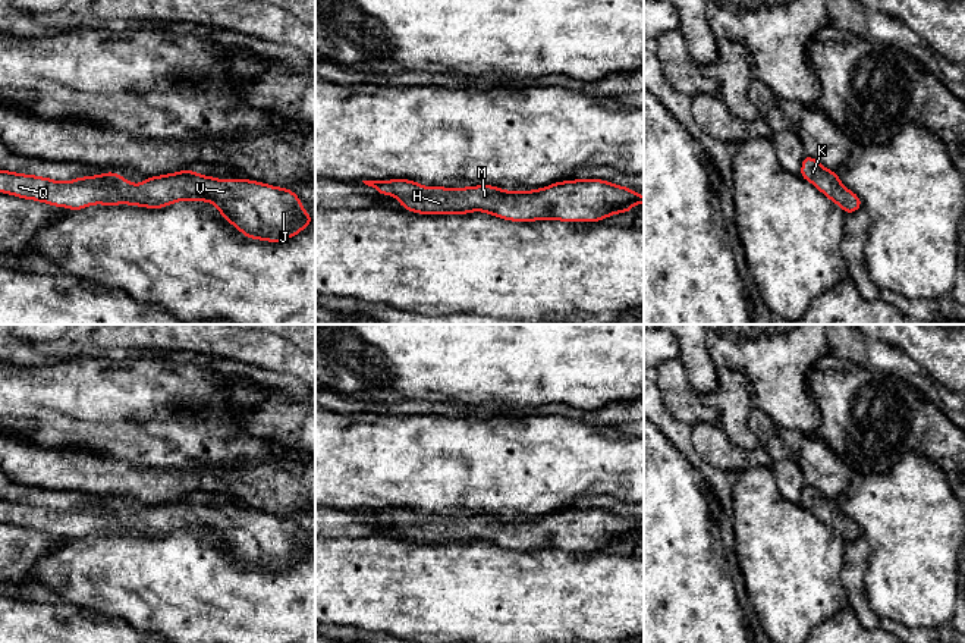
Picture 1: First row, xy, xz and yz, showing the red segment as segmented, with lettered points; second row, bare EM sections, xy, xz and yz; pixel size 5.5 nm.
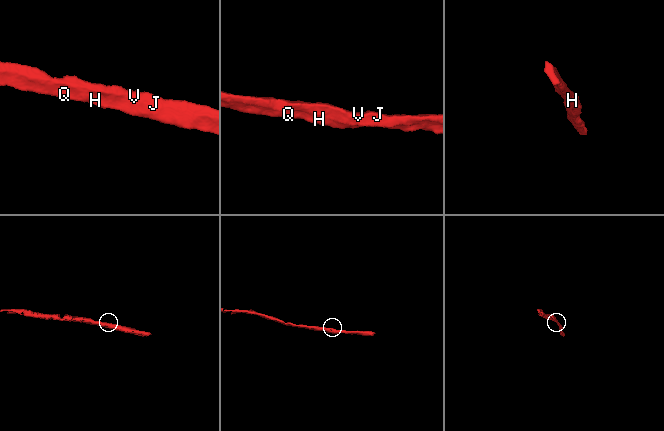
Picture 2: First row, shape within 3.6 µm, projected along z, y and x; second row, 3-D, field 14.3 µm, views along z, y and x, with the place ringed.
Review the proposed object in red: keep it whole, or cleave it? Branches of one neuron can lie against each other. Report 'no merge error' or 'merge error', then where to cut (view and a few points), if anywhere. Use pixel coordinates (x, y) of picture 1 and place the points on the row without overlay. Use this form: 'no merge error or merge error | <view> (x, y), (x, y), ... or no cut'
no merge error | no cut

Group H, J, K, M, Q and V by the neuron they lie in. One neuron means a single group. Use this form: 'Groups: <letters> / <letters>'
Groups: H J K M Q V

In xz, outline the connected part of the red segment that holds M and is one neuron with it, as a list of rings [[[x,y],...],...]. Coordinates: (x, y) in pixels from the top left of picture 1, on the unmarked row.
[[[409,508],[362,511],[380,524],[395,524],[405,539],[418,543],[484,540],[510,551],[597,552],[616,542],[632,542],[634,533],[644,533],[644,524],[603,508],[562,509],[532,520],[504,520],[493,514],[427,517]]]

